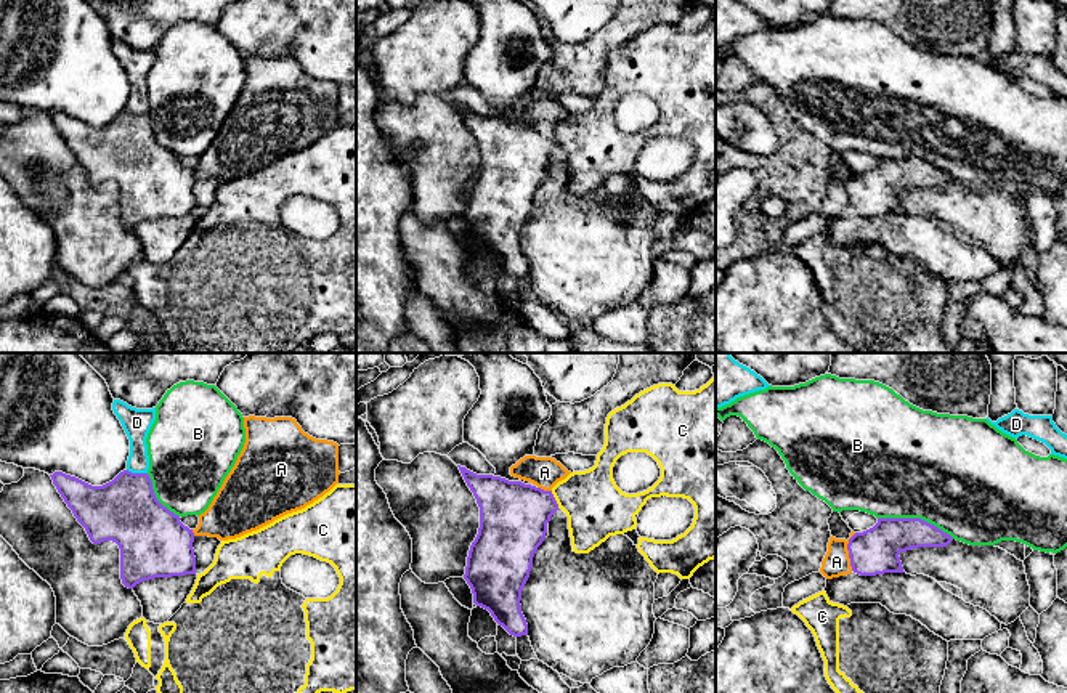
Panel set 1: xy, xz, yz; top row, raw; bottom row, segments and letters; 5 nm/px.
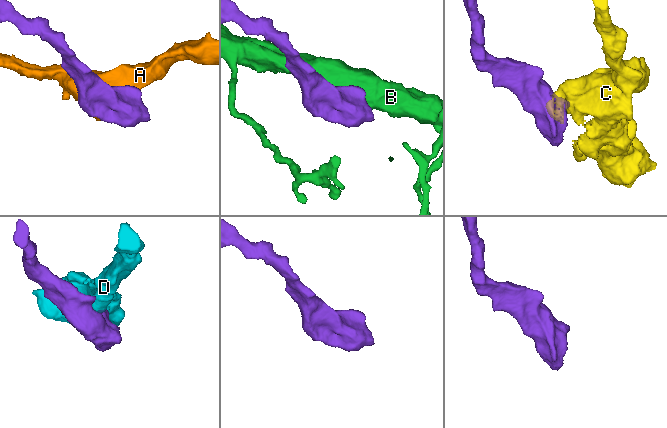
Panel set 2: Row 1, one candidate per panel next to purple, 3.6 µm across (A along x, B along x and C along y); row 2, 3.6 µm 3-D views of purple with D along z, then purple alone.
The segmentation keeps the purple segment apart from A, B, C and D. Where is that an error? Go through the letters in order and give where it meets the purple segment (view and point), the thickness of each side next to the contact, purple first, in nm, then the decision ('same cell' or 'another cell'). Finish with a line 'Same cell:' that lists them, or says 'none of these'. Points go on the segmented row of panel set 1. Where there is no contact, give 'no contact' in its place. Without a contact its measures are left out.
A: yz (849, 552) | 220/140 nm | another cell
B: yz (916, 518) | 220/500 nm | another cell
C: xz (554, 499) | 340/300 nm | another cell
D: xy (137, 474) | 340/140 nm | another cell
Same cell: none of these

